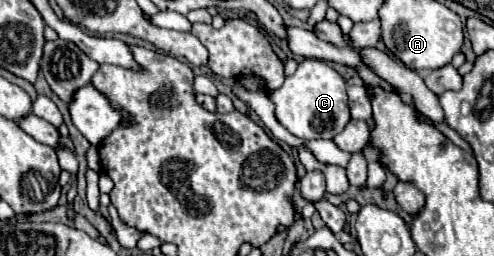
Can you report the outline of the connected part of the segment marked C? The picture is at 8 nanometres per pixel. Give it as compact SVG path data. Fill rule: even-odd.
M304 59L296 73L284 79L284 85L270 95L276 105L276 119L300 139L334 139L350 121L348 95L344 79L320 59Z

